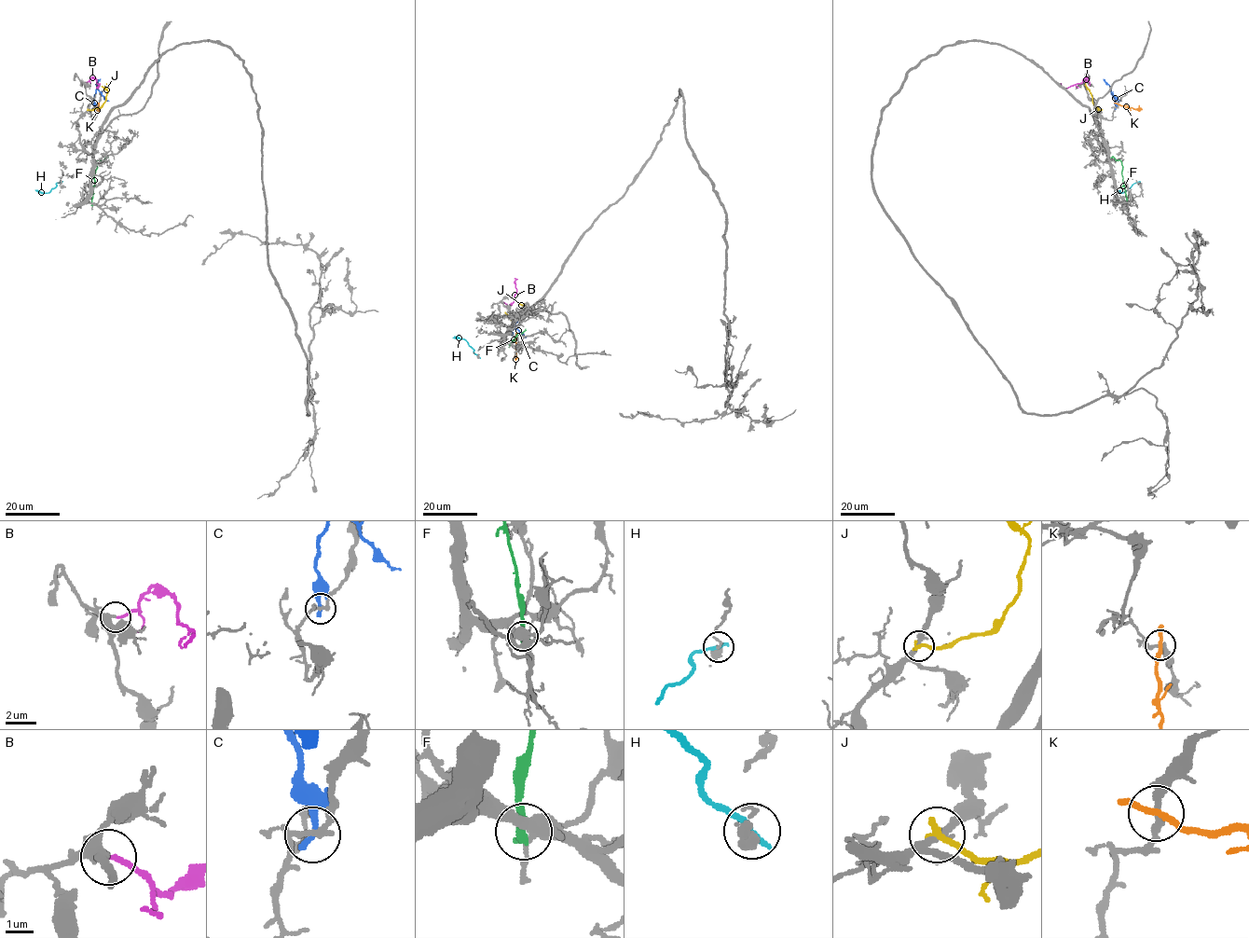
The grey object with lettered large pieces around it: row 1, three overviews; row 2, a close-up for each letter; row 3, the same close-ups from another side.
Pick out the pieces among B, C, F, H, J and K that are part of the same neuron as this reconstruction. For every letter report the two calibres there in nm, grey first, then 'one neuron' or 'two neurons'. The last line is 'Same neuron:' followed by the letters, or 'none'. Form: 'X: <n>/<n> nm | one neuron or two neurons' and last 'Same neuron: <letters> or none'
B: 240/150 nm | one neuron
C: 160/300 nm | two neurons
F: 400/340 nm | two neurons
H: 480/280 nm | two neurons
J: 300/280 nm | two neurons
K: 240/220 nm | two neurons
Same neuron: B

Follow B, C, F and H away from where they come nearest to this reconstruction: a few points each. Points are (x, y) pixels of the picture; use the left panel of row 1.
B: (86, 82), (94, 78), (98, 88), (100, 83)
C: (94, 108), (97, 89), (108, 101)
F: (92, 204), (95, 162), (107, 158)
H: (61, 182), (46, 193), (35, 189)

